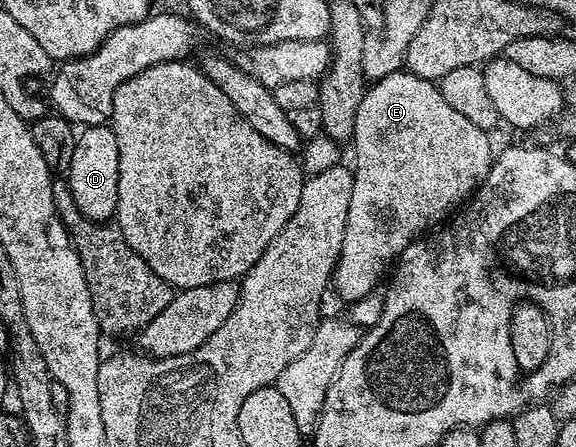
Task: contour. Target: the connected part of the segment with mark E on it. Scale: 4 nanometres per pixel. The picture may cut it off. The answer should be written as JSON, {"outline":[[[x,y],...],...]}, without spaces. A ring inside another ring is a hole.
{"outline":[[[398,70],[387,74],[382,80],[372,81],[366,87],[363,94],[363,102],[359,102],[359,110],[355,110],[355,130],[351,147],[353,147],[353,164],[351,171],[353,174],[353,185],[351,186],[351,206],[347,210],[347,226],[343,230],[343,250],[339,254],[337,264],[333,268],[332,287],[337,287],[339,295],[345,302],[352,302],[363,298],[368,292],[374,291],[378,287],[377,283],[381,280],[381,275],[385,272],[385,267],[392,265],[401,255],[401,251],[409,245],[412,240],[418,239],[422,234],[428,233],[434,226],[448,221],[472,197],[473,193],[480,188],[487,178],[489,168],[495,159],[495,148],[489,145],[490,133],[475,126],[459,110],[455,110],[447,103],[447,98],[443,98],[440,87],[434,81],[419,78],[408,70]]]}

